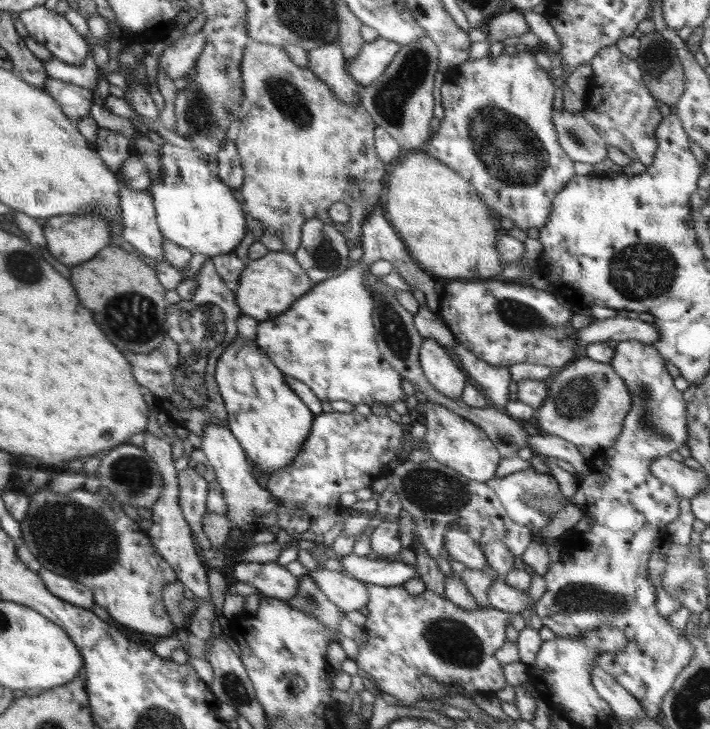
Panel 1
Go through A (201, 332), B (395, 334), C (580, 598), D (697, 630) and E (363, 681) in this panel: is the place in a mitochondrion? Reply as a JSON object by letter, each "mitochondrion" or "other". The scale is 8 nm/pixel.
{"A":"mitochondrion","B":"mitochondrion","C":"mitochondrion","D":"other","E":"other"}

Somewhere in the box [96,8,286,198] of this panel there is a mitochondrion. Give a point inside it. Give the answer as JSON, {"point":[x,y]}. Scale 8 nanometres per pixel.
{"point":[200,114]}

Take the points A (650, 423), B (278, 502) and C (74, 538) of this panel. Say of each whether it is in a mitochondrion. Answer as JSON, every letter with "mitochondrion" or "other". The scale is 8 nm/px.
{"A":"mitochondrion","B":"other","C":"mitochondrion"}

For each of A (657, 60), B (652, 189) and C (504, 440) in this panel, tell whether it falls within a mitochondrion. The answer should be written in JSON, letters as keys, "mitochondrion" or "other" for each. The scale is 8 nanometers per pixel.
{"A":"mitochondrion","B":"other","C":"other"}

